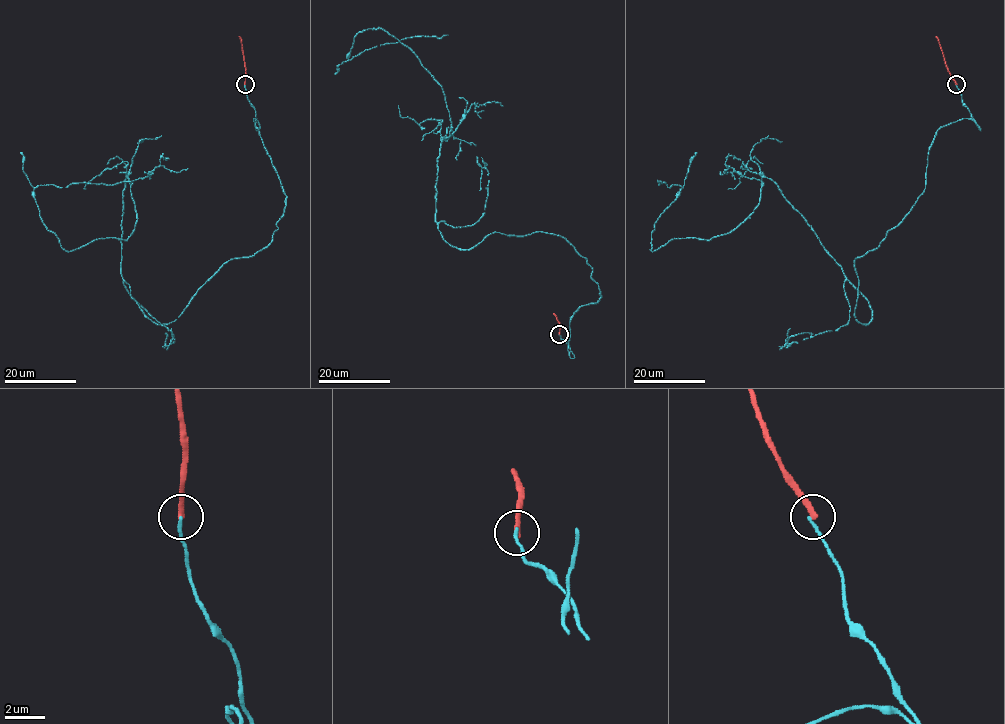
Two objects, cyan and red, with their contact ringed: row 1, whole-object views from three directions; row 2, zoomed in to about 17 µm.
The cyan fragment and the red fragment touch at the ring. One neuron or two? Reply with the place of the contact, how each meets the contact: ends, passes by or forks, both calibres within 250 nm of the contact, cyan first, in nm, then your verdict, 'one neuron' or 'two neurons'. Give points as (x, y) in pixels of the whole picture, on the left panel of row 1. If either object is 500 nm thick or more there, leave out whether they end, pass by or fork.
place (245, 84); cyan ends; red ends; calibres 160 and 280 nm; two neurons

